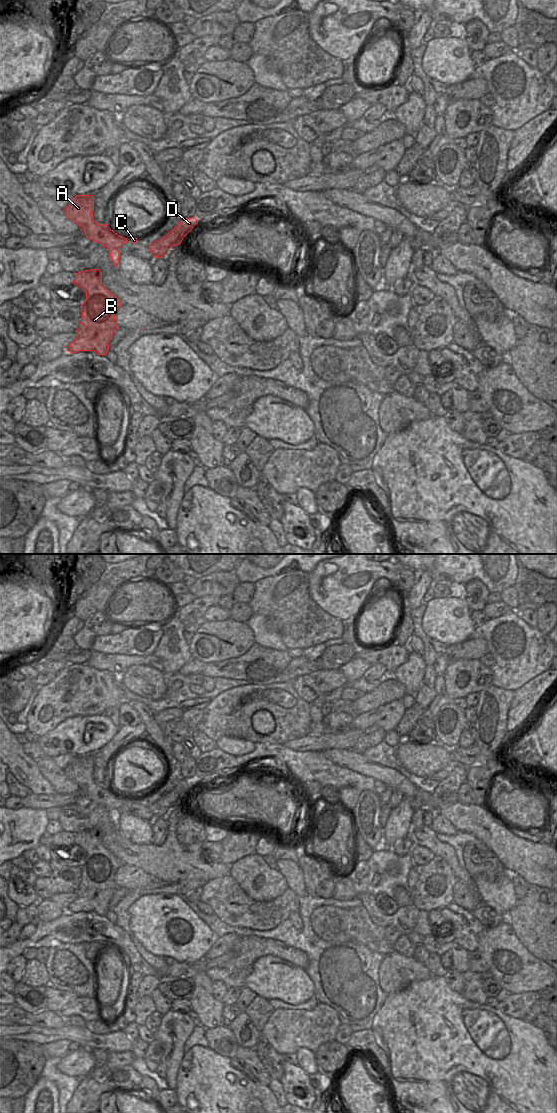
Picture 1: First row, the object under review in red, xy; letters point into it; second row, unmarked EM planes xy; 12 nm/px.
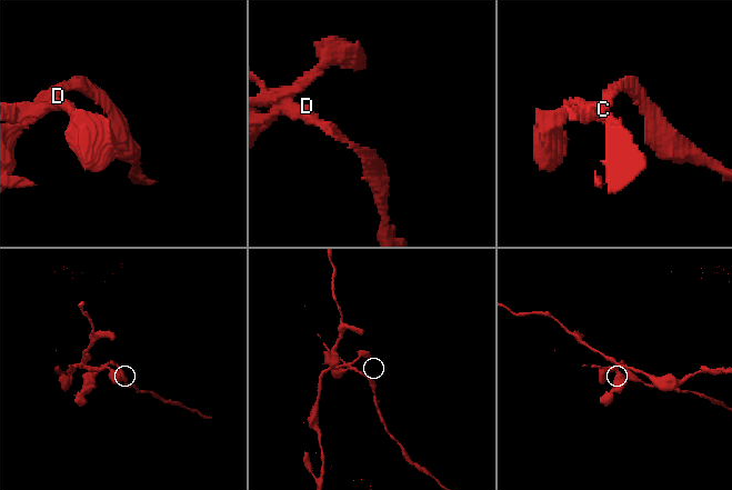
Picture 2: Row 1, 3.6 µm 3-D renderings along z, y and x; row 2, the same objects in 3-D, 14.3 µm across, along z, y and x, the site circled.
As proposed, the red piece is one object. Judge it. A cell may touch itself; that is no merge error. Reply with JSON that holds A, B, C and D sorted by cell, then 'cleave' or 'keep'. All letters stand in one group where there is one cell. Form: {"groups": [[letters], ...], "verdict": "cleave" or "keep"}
{"groups": [["A", "C"], ["B", "D"]], "verdict": "cleave"}

